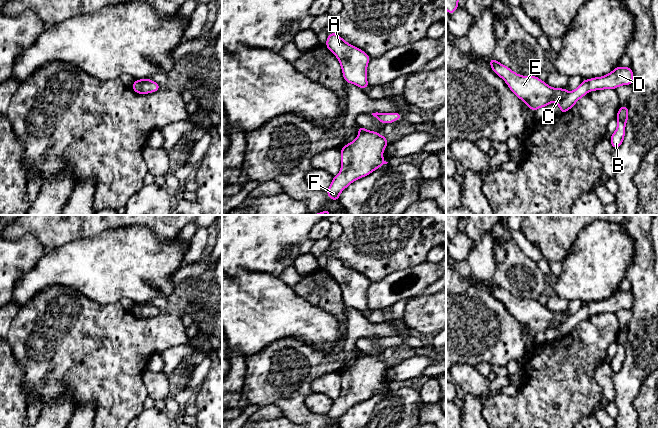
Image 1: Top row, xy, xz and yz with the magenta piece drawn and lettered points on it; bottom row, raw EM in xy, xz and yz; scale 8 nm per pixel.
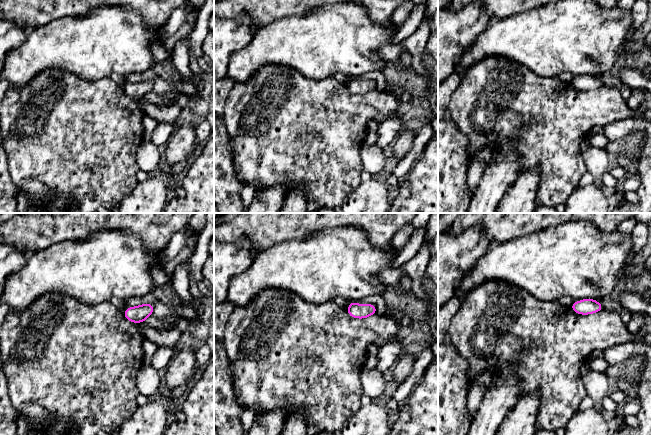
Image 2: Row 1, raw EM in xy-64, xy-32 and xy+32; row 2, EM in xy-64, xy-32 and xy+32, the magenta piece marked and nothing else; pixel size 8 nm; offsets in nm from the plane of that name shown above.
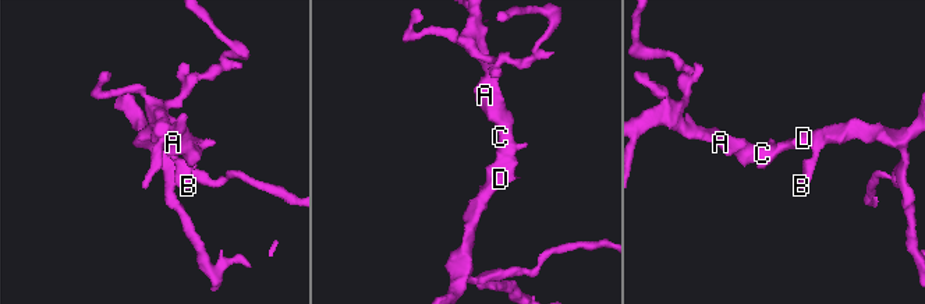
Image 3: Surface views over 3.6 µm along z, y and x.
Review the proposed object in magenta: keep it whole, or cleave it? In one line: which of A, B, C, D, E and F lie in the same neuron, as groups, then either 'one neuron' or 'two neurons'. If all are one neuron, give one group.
groups A B C D E F; one neuron

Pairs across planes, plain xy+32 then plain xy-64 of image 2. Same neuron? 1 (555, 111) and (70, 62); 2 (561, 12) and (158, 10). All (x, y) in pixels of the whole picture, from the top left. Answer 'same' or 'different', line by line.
1: different
2: different

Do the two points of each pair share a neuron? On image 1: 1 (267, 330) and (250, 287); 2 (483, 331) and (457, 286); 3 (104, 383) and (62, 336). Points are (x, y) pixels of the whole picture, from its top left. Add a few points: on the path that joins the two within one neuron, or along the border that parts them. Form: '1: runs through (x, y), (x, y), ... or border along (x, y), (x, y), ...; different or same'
1: runs through (256, 319), (255, 309), (250, 304), (250, 298); same
2: runs through (472, 320), (457, 305), (457, 297); same
3: runs through (97, 371), (74, 348); same

